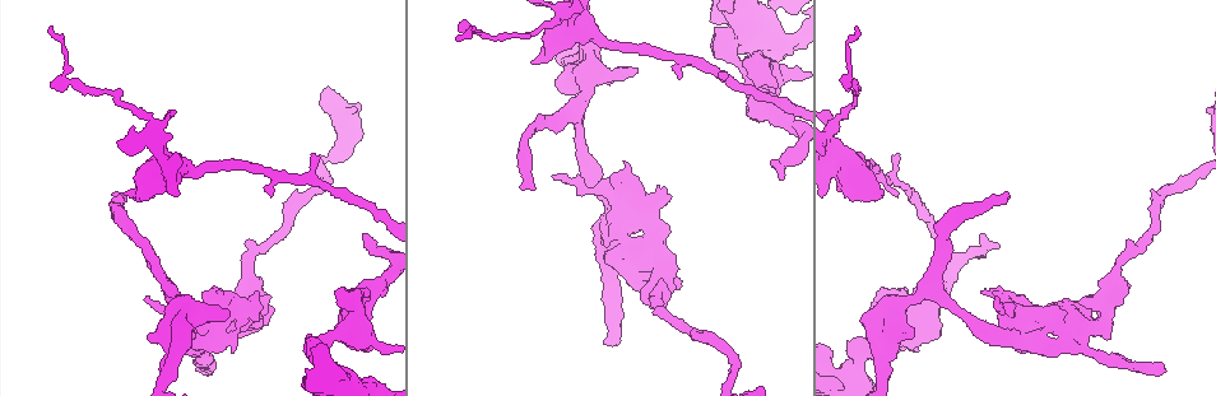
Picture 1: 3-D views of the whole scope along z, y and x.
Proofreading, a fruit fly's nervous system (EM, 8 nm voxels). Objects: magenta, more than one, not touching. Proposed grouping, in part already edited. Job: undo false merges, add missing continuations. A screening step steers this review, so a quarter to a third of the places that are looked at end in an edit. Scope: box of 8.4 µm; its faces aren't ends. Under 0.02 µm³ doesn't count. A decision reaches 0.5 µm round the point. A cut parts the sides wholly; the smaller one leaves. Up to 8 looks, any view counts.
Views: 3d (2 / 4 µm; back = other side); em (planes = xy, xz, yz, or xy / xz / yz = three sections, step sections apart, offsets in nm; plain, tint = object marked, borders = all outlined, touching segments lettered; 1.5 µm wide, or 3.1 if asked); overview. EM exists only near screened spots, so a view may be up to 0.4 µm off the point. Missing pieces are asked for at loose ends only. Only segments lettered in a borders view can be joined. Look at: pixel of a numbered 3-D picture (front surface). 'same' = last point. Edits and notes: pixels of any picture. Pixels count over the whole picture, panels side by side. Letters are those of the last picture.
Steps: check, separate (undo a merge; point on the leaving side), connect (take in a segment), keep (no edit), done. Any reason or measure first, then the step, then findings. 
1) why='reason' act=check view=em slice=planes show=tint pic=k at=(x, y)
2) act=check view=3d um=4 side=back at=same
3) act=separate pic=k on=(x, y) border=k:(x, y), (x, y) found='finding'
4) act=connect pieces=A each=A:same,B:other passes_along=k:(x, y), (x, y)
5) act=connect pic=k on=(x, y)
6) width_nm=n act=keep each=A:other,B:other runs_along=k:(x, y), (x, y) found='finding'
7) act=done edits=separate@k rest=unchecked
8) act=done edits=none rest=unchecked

why='free end' act=check view=em slice=planes show=borders pic=1 at=(196, 368)

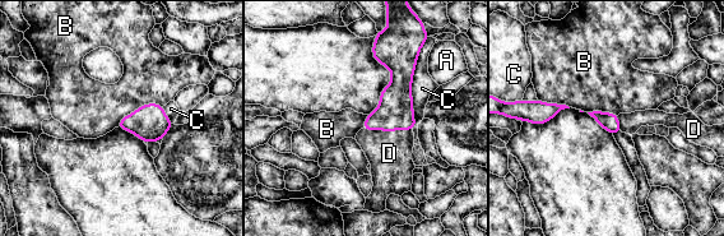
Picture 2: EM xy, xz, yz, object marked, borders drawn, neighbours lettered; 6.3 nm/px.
act=connect pieces=D each=A:other,B:other,C:other,D:same passes_along=2:(395, 111), (388, 130), (389, 153) found='it goes on there'

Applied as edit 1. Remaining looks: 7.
why='redraw' act=check view=overview

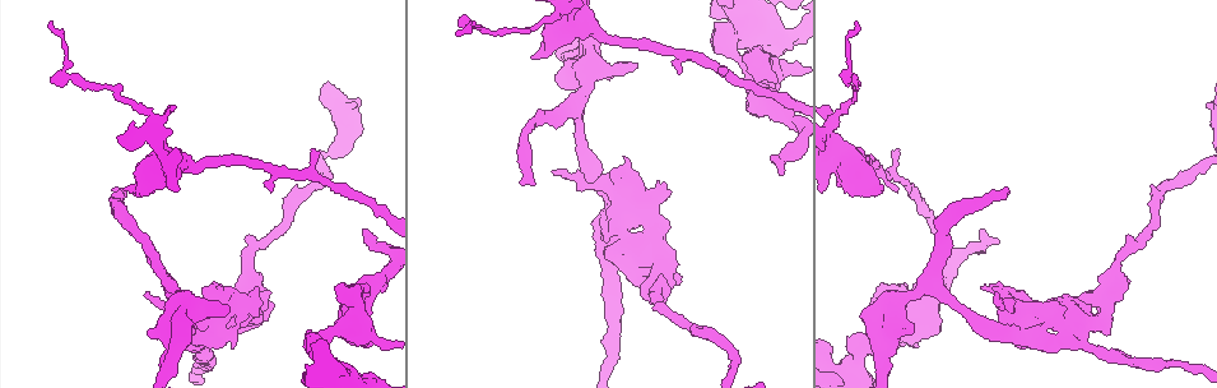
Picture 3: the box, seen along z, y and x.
why='thick end' act=check view=em slice=planes show=borders pic=3 at=(1042, 339)

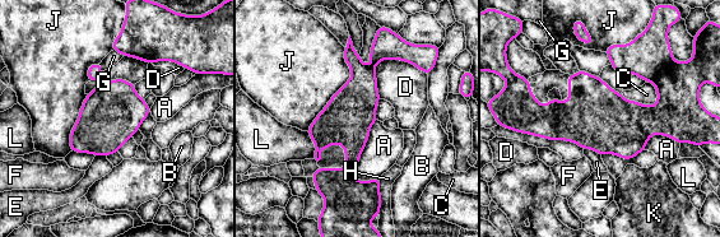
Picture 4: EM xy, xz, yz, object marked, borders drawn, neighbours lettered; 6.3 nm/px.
act=separate pic=4 on=(650, 51) each=A:other,B:other,C:other,D:other,E:other,F:other,G:other,H:other,J:other,K:other,L:other border=4:(670, 61), (650, 80) found='two neurons meet here'

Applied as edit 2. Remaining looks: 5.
act=done edits=connect@2,separate@4 rest=unchecked

